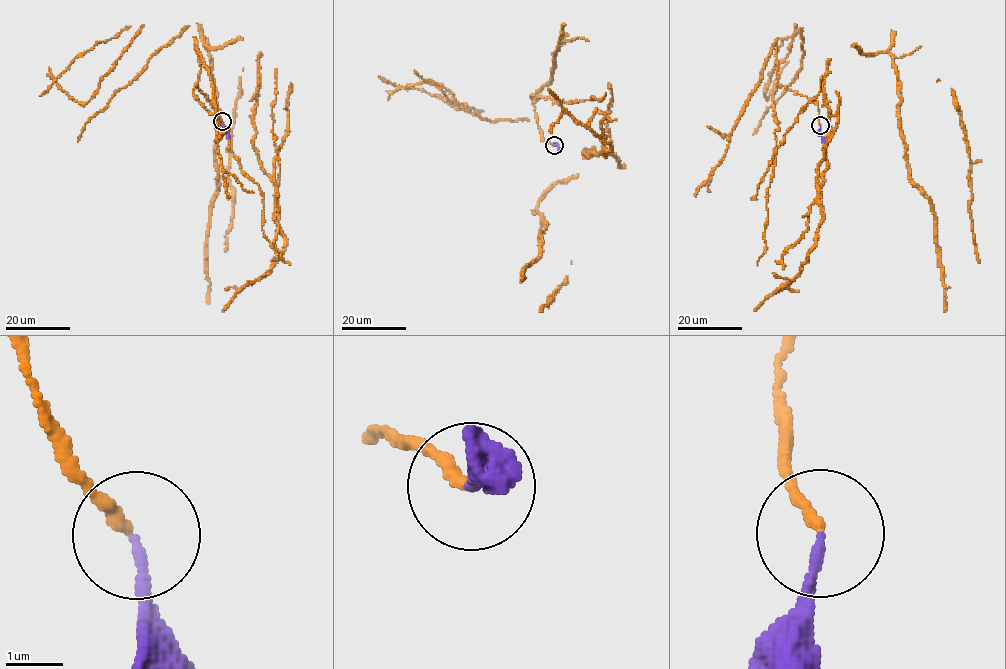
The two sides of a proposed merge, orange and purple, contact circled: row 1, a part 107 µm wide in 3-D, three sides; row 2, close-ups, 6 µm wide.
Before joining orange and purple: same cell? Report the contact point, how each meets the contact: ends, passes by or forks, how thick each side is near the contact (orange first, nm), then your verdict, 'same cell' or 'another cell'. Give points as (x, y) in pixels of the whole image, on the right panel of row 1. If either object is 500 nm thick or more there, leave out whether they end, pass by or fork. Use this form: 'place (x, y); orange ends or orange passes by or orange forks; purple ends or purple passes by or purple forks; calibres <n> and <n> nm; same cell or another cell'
place (820, 125); orange ends; purple ends; calibres 220 and 160 nm; same cell

